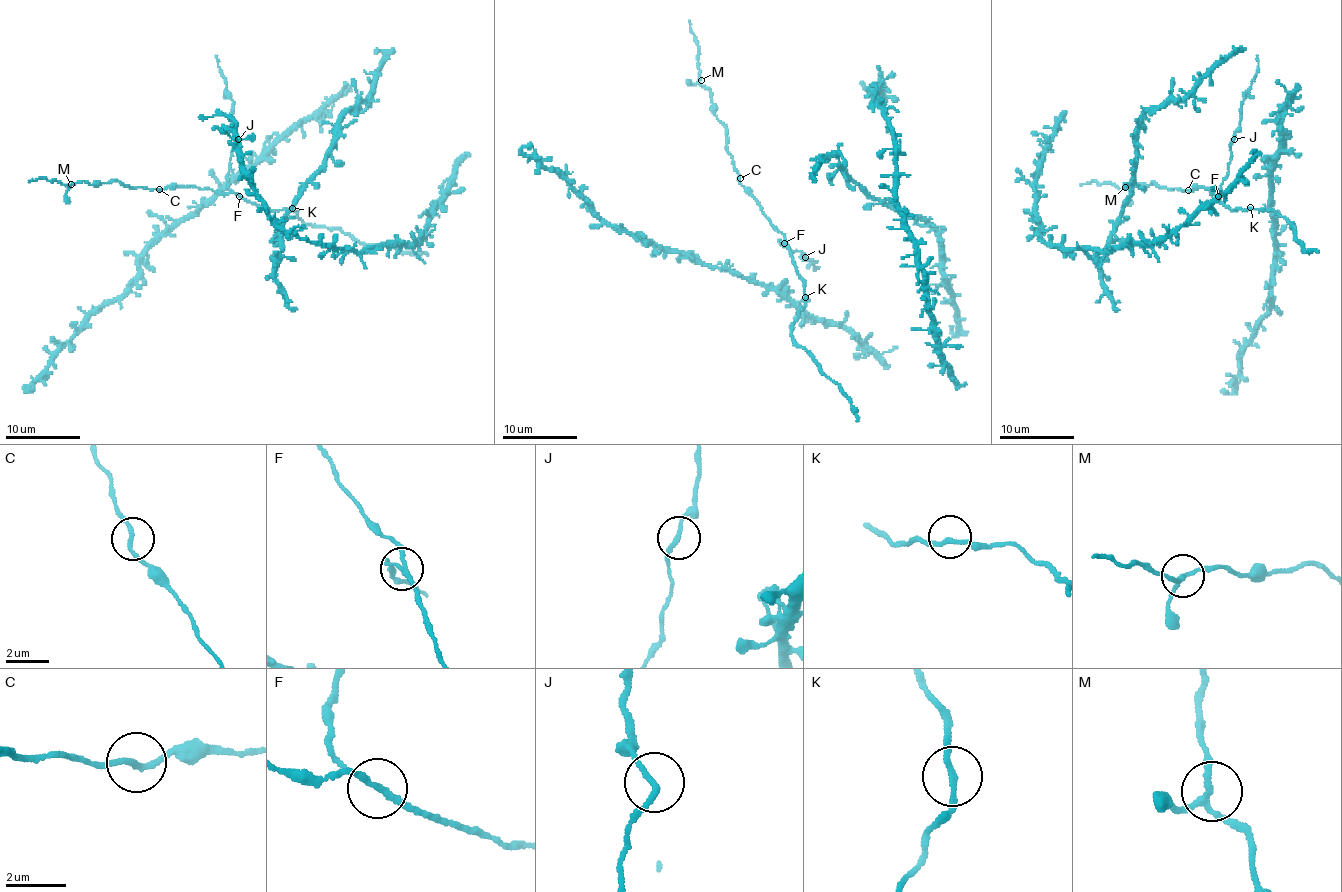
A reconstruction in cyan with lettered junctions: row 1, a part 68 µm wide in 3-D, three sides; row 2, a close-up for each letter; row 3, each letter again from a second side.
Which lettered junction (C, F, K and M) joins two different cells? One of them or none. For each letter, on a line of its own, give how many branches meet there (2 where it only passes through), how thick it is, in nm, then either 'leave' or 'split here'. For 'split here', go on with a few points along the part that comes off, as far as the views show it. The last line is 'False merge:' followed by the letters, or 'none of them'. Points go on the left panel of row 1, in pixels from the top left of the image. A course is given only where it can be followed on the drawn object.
C: branches 2; calibre 170 nm; leave
F: branches 3; calibre 170 nm; leave
K: branches 2; calibre 190 nm; leave
M: branches 3; calibre 180 nm; leave
False merge: none of them

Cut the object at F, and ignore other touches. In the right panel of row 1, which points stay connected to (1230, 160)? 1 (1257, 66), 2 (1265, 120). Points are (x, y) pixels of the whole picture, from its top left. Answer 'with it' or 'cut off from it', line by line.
1: with it
2: cut off from it

